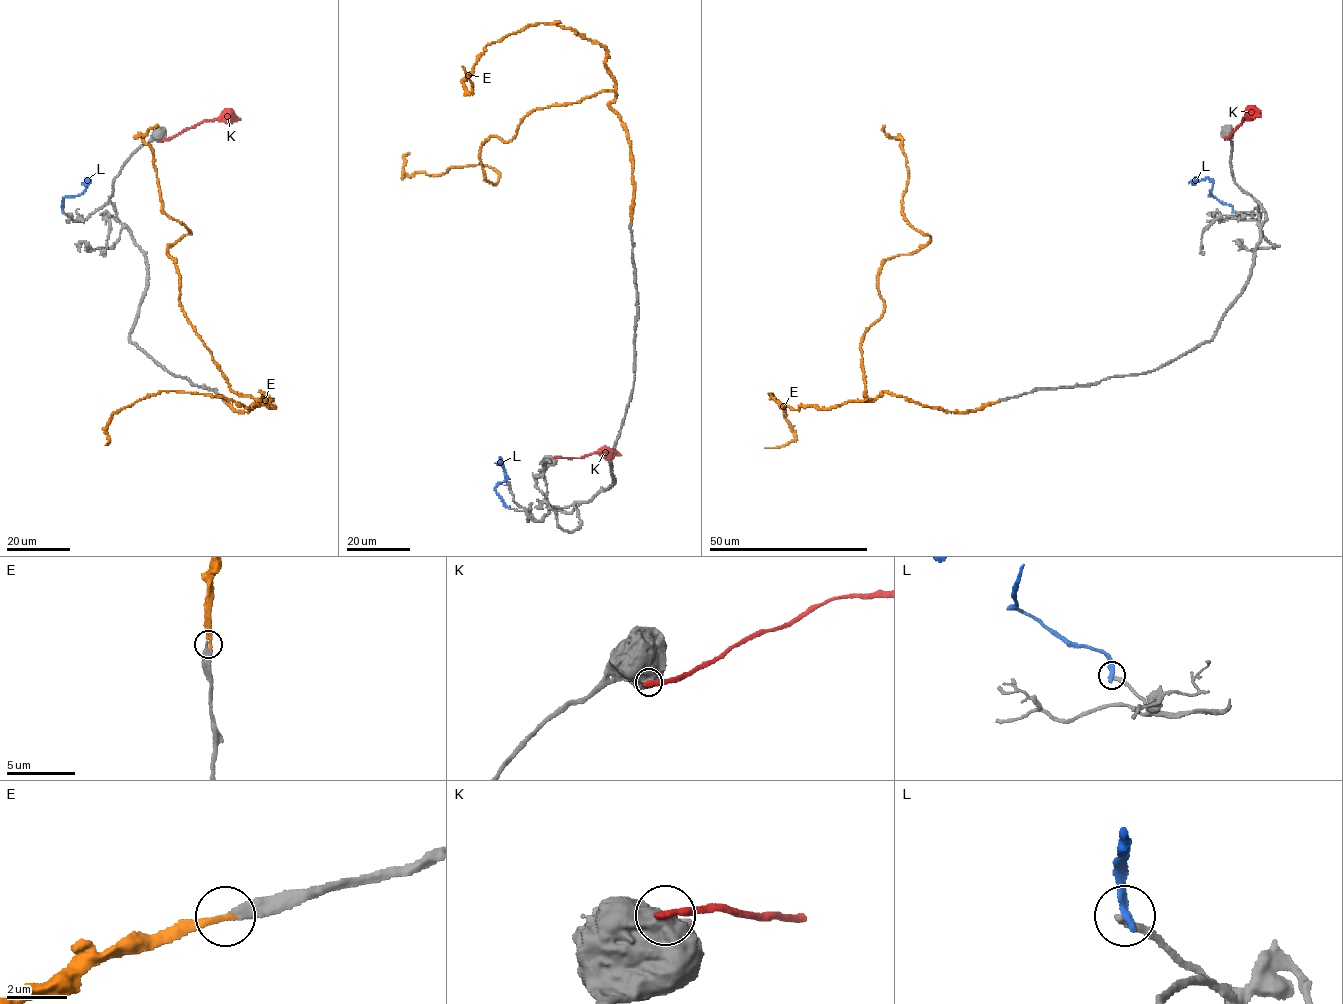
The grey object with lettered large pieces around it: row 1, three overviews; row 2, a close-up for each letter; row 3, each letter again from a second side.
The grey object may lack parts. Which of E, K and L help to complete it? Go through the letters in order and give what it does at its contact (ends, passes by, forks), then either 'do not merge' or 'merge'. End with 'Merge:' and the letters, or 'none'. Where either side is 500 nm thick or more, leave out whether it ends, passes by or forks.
E: it ends | merge
K: do not merge
L: it ends | do not merge
Merge: E

